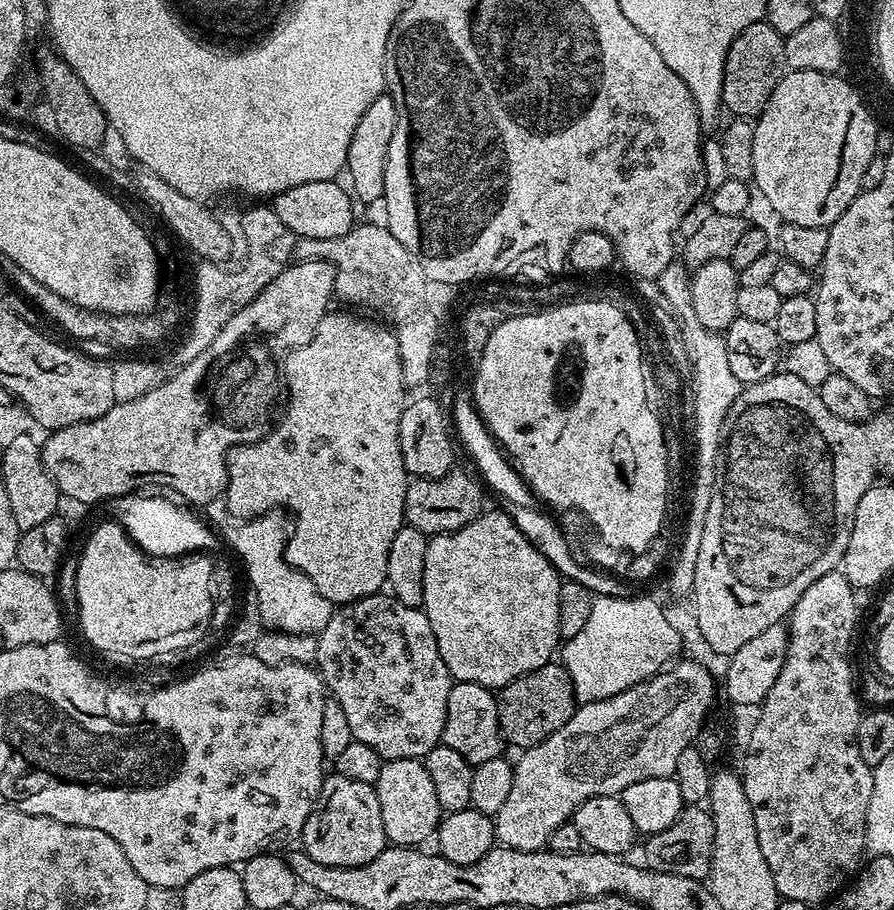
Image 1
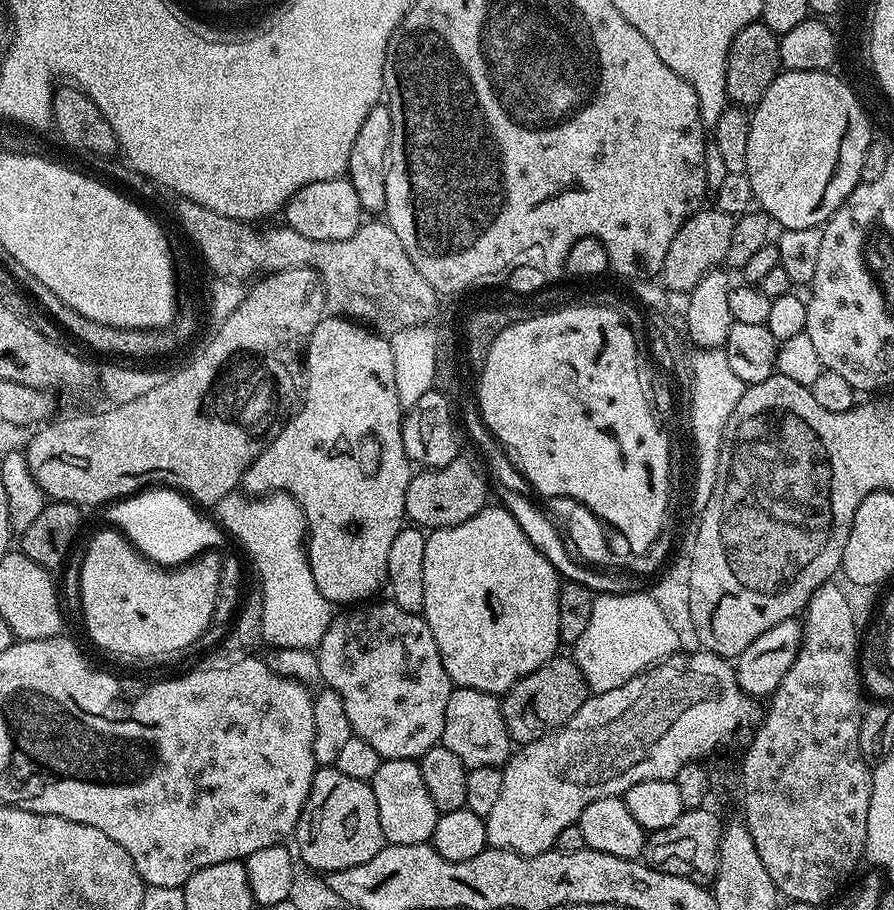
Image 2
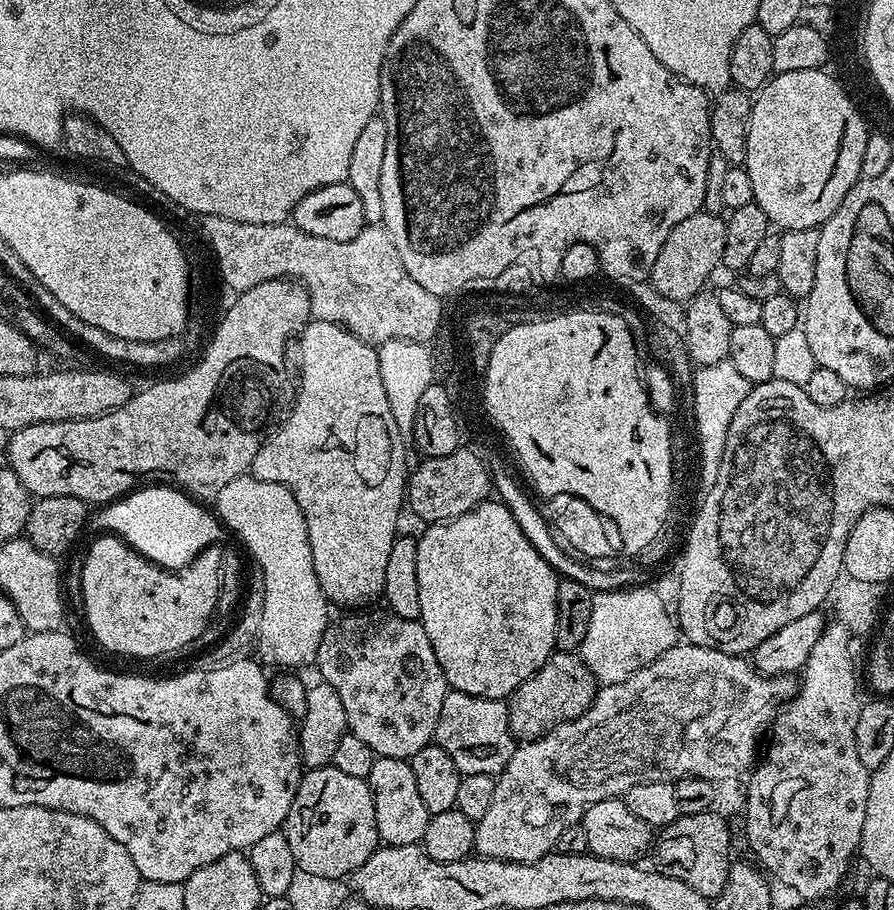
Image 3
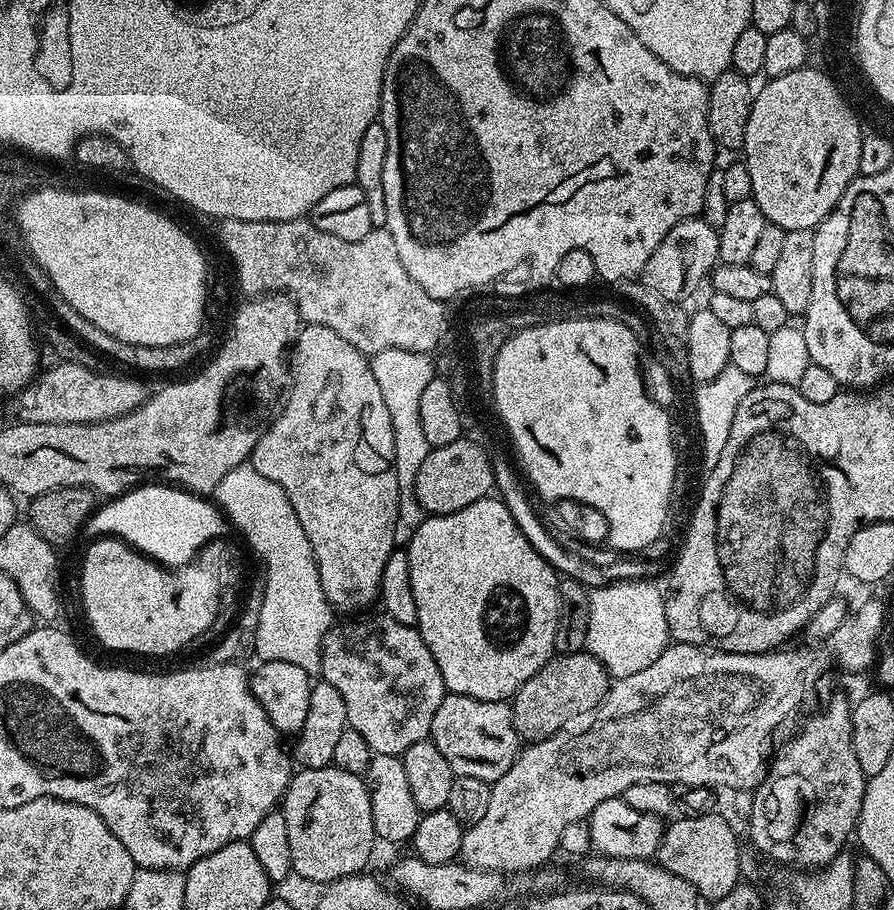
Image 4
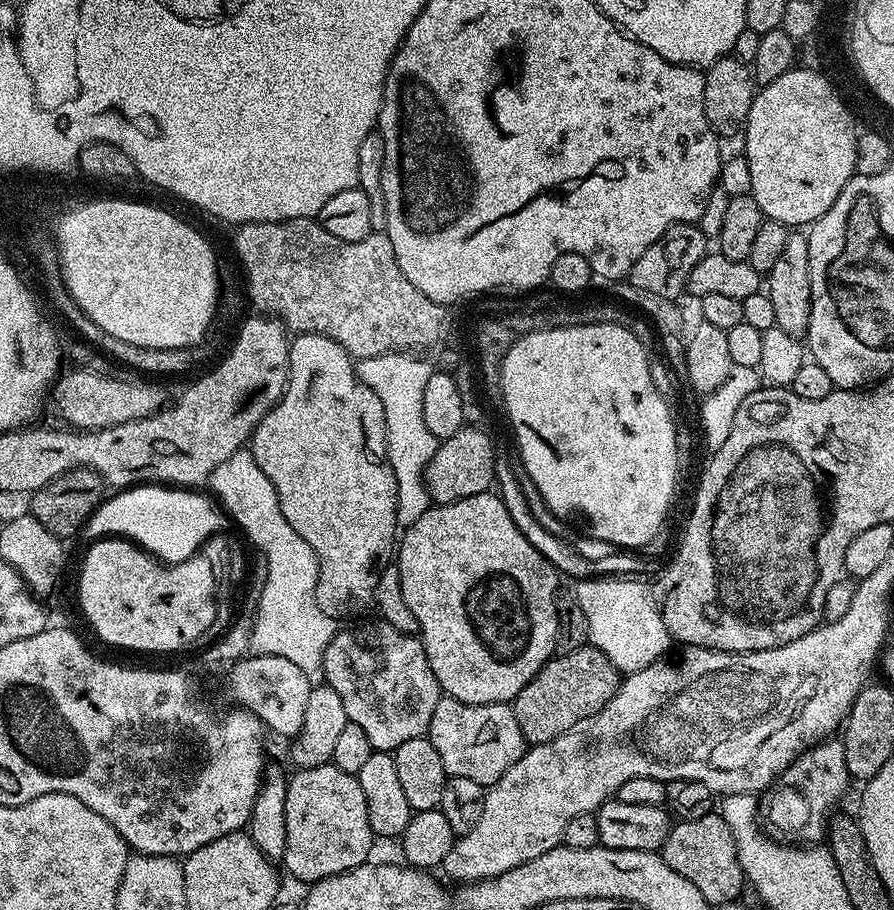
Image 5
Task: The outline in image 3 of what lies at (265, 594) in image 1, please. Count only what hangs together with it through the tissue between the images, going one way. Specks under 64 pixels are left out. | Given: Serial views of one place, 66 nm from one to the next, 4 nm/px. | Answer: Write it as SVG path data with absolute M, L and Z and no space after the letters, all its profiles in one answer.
M245 474L226 482L222 490L214 497L215 515L221 525L228 528L248 547L250 555L256 559L255 567L262 574L266 602L262 610L262 626L256 635L255 651L260 651L259 659L265 665L273 664L276 670L300 670L315 665L316 651L322 642L322 634L330 623L330 605L324 597L322 586L318 586L318 574L314 574L314 558L310 550L310 538L306 530L306 518L290 490L278 482L266 482L257 476Z

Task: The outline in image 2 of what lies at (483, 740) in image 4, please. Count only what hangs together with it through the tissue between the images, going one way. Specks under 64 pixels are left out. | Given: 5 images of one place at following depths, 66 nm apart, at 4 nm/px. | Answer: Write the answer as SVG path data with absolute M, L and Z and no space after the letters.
M453 687L450 702L446 702L446 722L444 723L444 747L458 754L464 767L471 770L490 766L500 768L508 763L514 752L514 742L508 737L504 715L500 709L502 703L499 695Z

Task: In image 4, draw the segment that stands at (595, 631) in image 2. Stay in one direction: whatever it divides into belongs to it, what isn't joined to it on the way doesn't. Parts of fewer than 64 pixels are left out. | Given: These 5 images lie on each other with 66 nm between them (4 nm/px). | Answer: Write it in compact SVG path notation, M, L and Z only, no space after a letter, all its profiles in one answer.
M631 580L626 584L611 584L589 591L590 630L586 650L602 662L609 677L627 676L636 671L638 665L627 660L627 656L637 656L641 662L647 662L668 649L670 637L664 597L665 593L654 590L651 582L644 580Z

